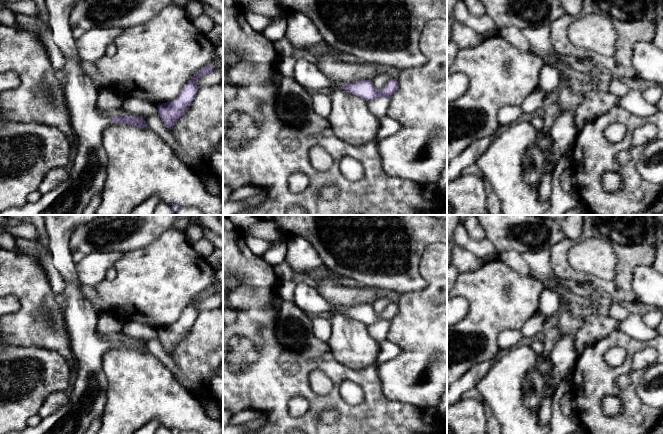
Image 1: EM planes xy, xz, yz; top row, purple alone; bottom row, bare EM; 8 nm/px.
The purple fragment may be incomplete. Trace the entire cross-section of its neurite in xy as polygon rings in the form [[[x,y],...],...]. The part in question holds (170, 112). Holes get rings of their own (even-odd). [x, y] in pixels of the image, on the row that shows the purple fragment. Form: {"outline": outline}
{"outline": [[[208,65],[195,73],[183,86],[180,94],[170,102],[157,105],[158,114],[167,129],[172,129],[176,121],[186,112],[194,101],[199,90],[196,80],[212,72],[213,66]]]}

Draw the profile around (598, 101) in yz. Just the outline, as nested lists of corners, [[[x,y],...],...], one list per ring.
[[[605,87],[594,88],[586,92],[573,112],[573,120],[577,131],[580,132],[586,124],[593,122],[616,107],[617,103],[618,97],[610,93]]]

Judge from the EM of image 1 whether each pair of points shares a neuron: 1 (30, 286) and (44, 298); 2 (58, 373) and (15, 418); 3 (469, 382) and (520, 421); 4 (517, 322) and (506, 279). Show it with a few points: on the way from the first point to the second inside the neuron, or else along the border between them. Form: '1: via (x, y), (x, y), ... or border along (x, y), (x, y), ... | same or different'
1: via (33, 289), (41, 297) | same
2: via (46, 383), (23, 406) | same
3: border along (490, 368), (475, 386) | different
4: via (512, 311), (508, 303), (507, 290) | same

